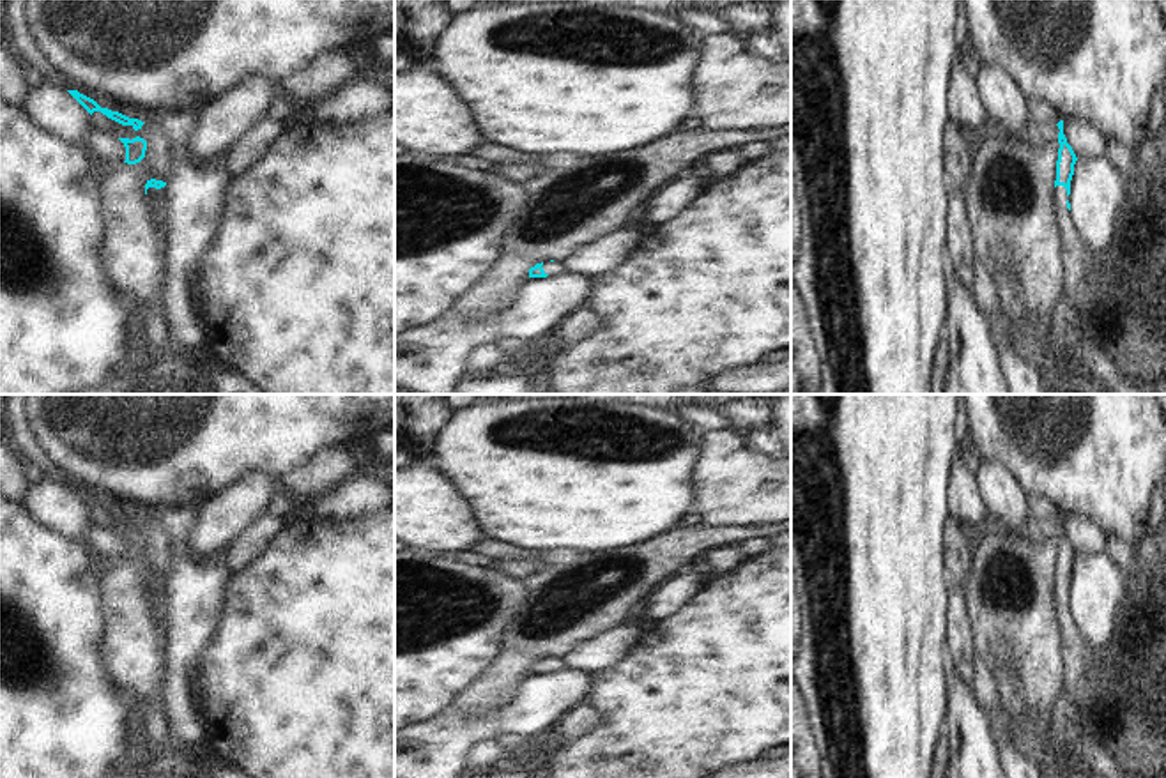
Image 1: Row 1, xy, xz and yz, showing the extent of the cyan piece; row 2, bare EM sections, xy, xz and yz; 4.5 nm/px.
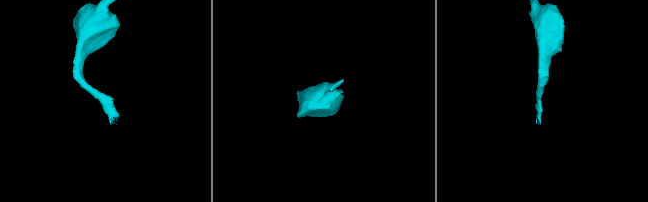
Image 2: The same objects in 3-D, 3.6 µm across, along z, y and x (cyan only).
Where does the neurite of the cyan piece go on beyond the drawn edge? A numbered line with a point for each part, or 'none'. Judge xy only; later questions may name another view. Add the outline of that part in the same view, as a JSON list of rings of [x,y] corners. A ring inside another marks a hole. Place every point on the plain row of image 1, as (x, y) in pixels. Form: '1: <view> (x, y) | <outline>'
1: xy (156, 596) | [[[149,584],[147,585],[147,598],[149,603],[157,617],[157,621],[165,626],[166,633],[168,633],[168,601],[166,601],[166,592],[163,591],[163,585],[156,585],[156,584]]]

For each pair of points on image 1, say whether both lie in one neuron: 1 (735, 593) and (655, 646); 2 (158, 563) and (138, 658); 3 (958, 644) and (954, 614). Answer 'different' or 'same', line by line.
1: same
2: same
3: same

